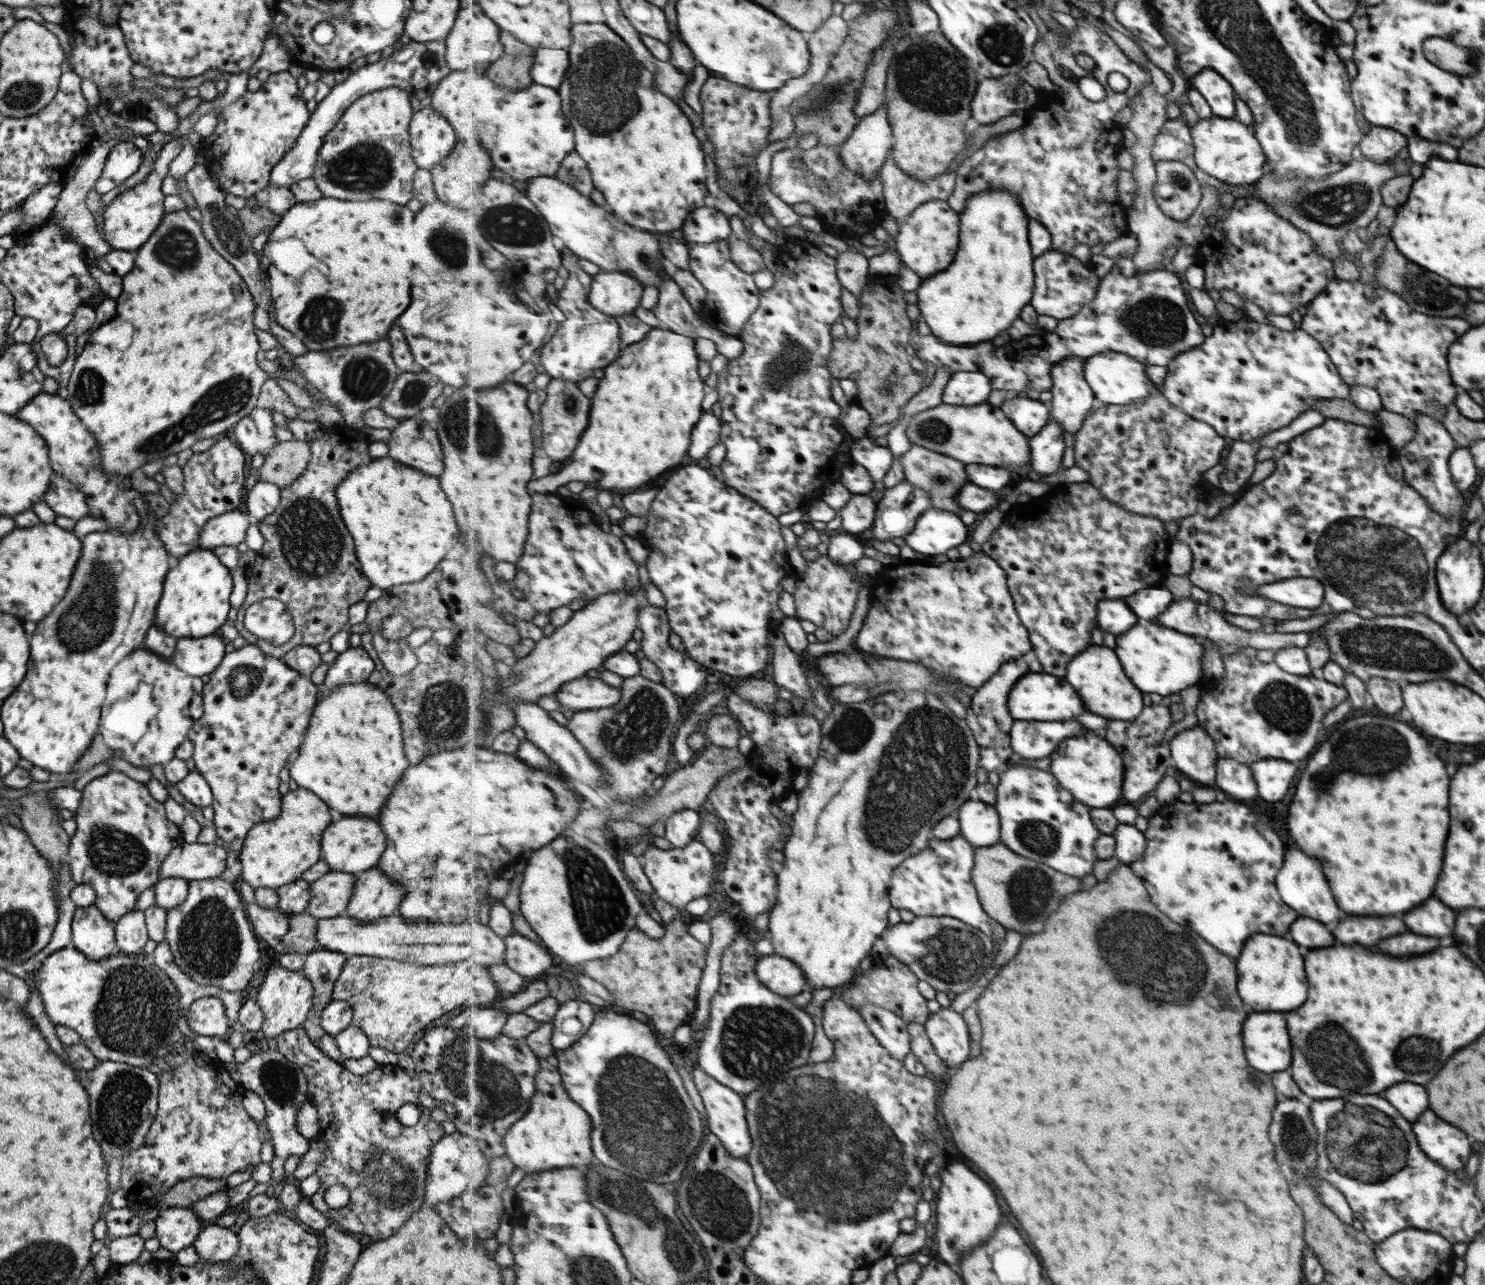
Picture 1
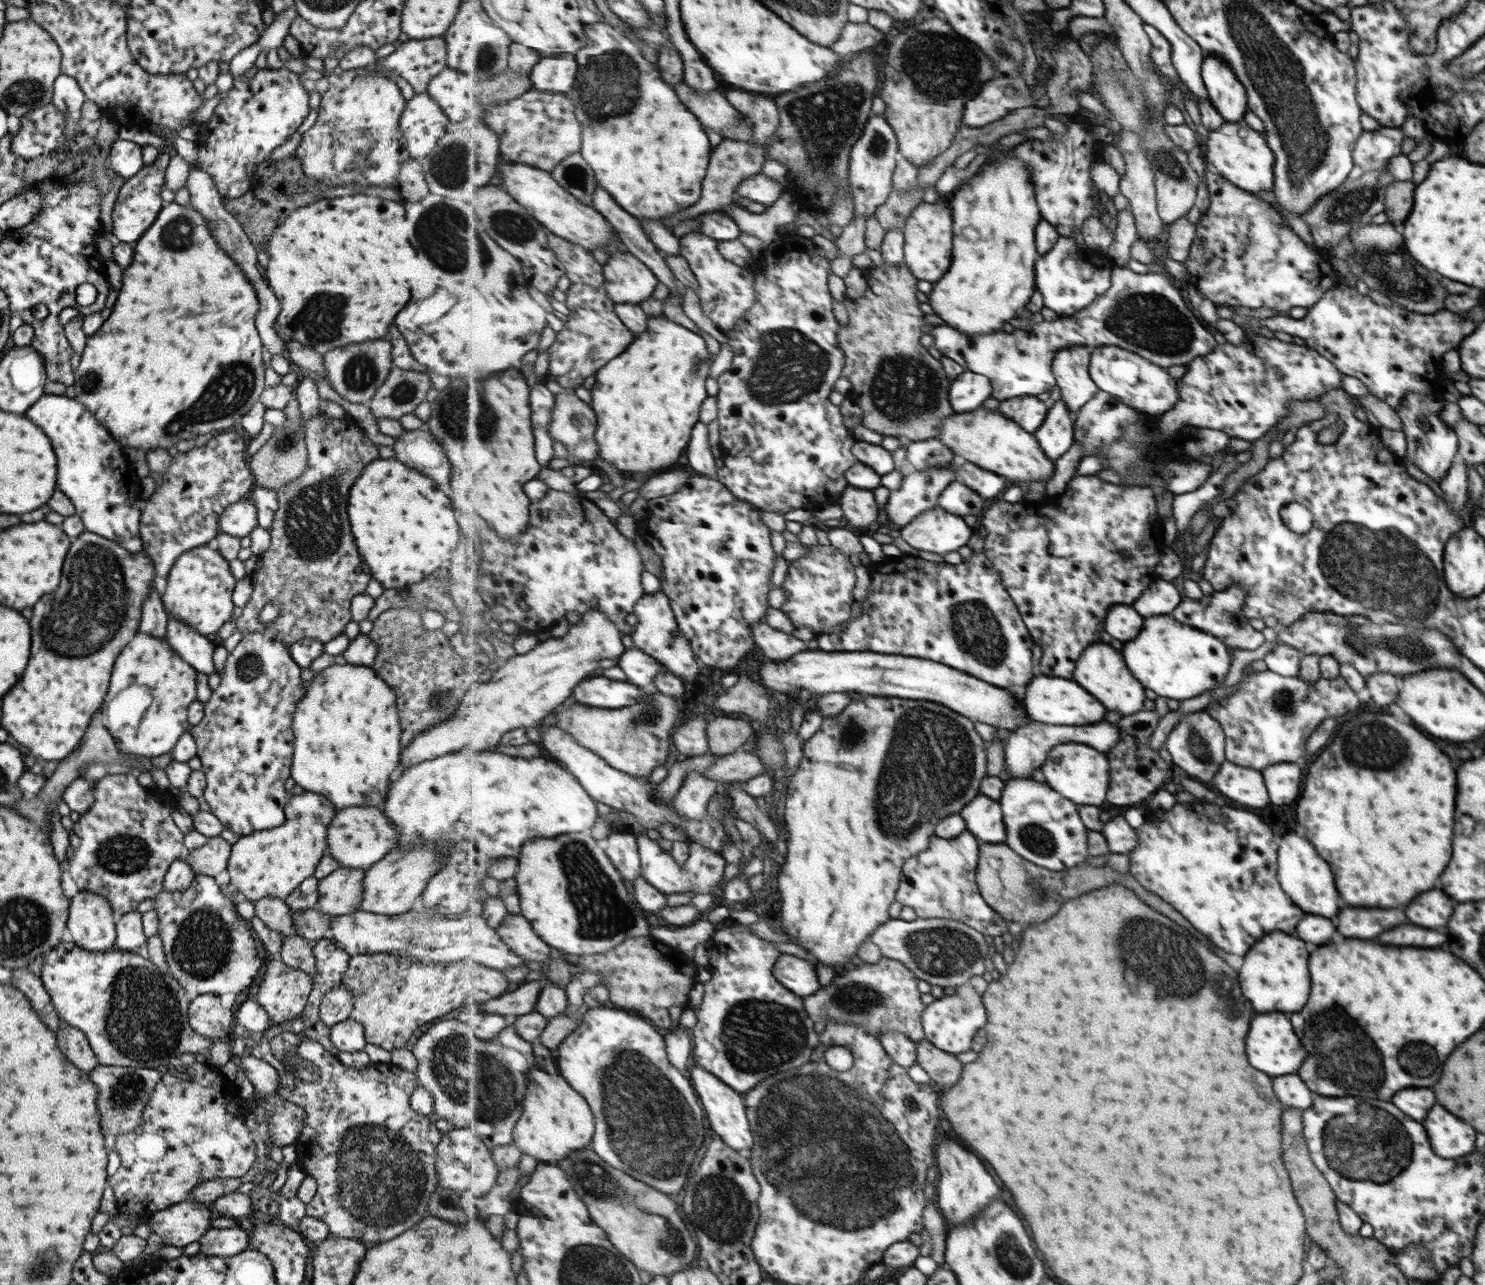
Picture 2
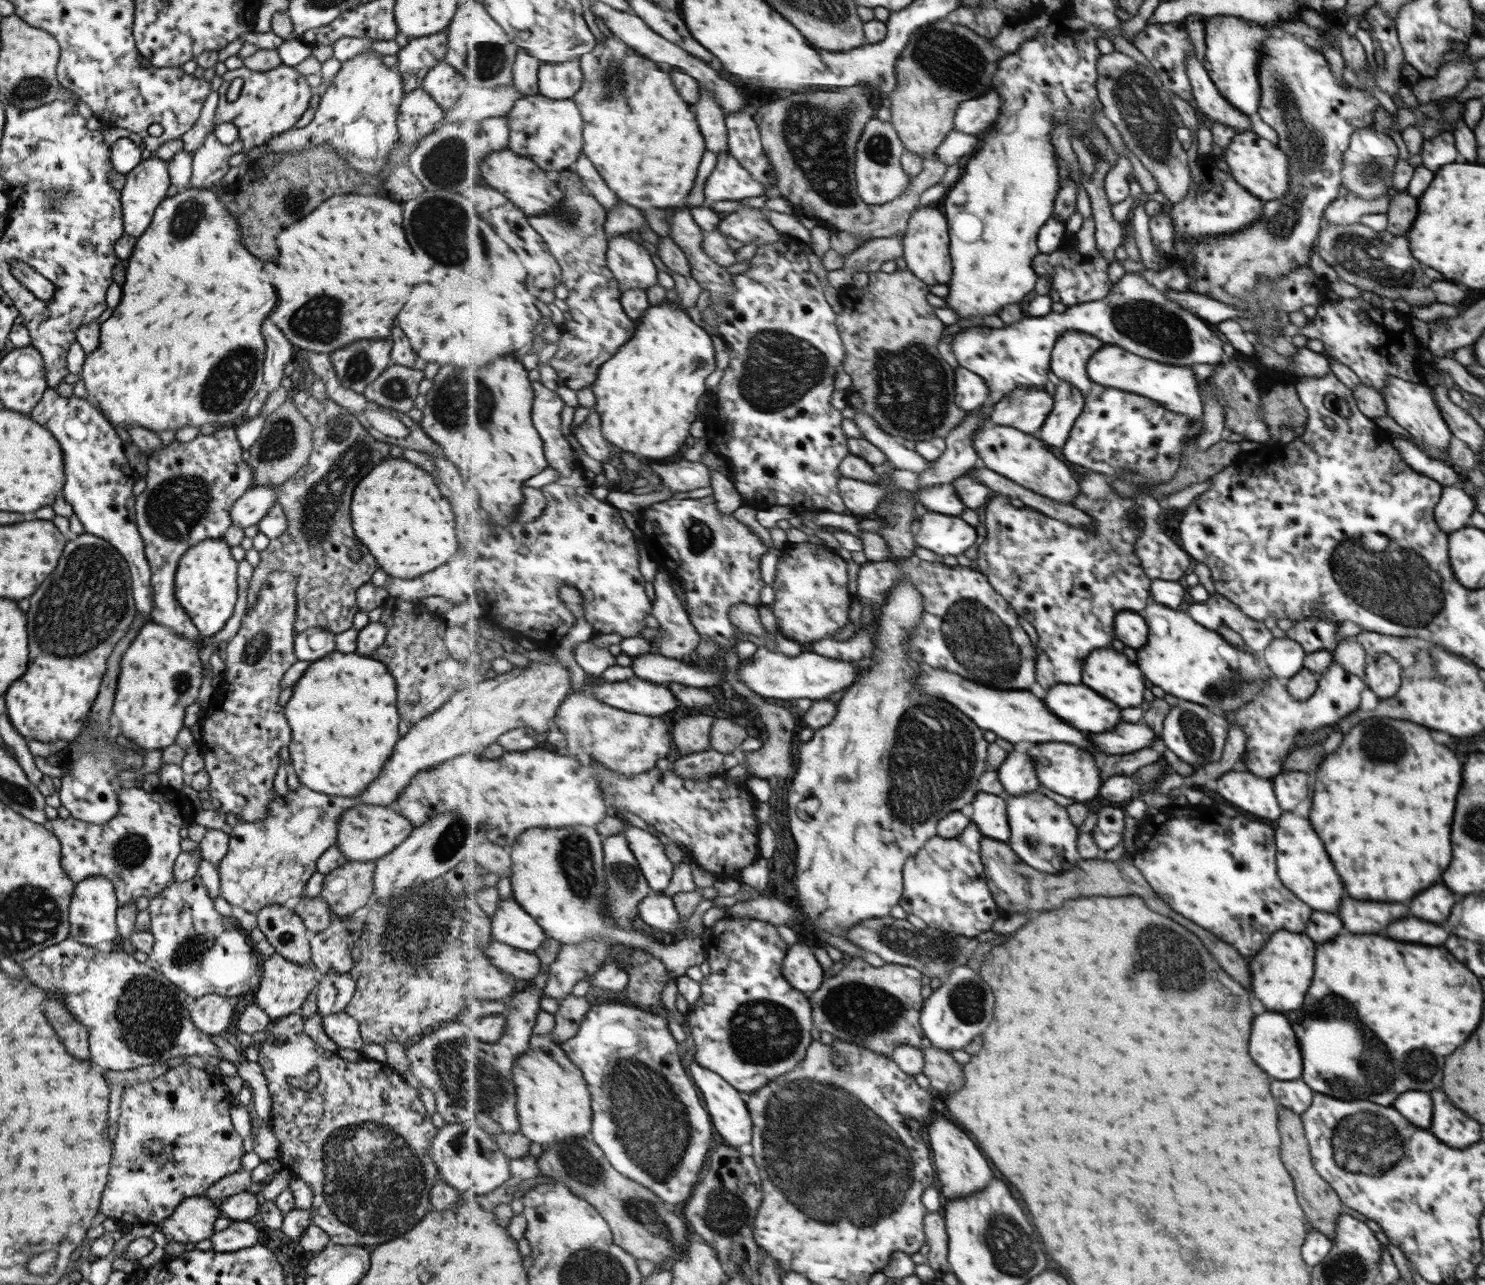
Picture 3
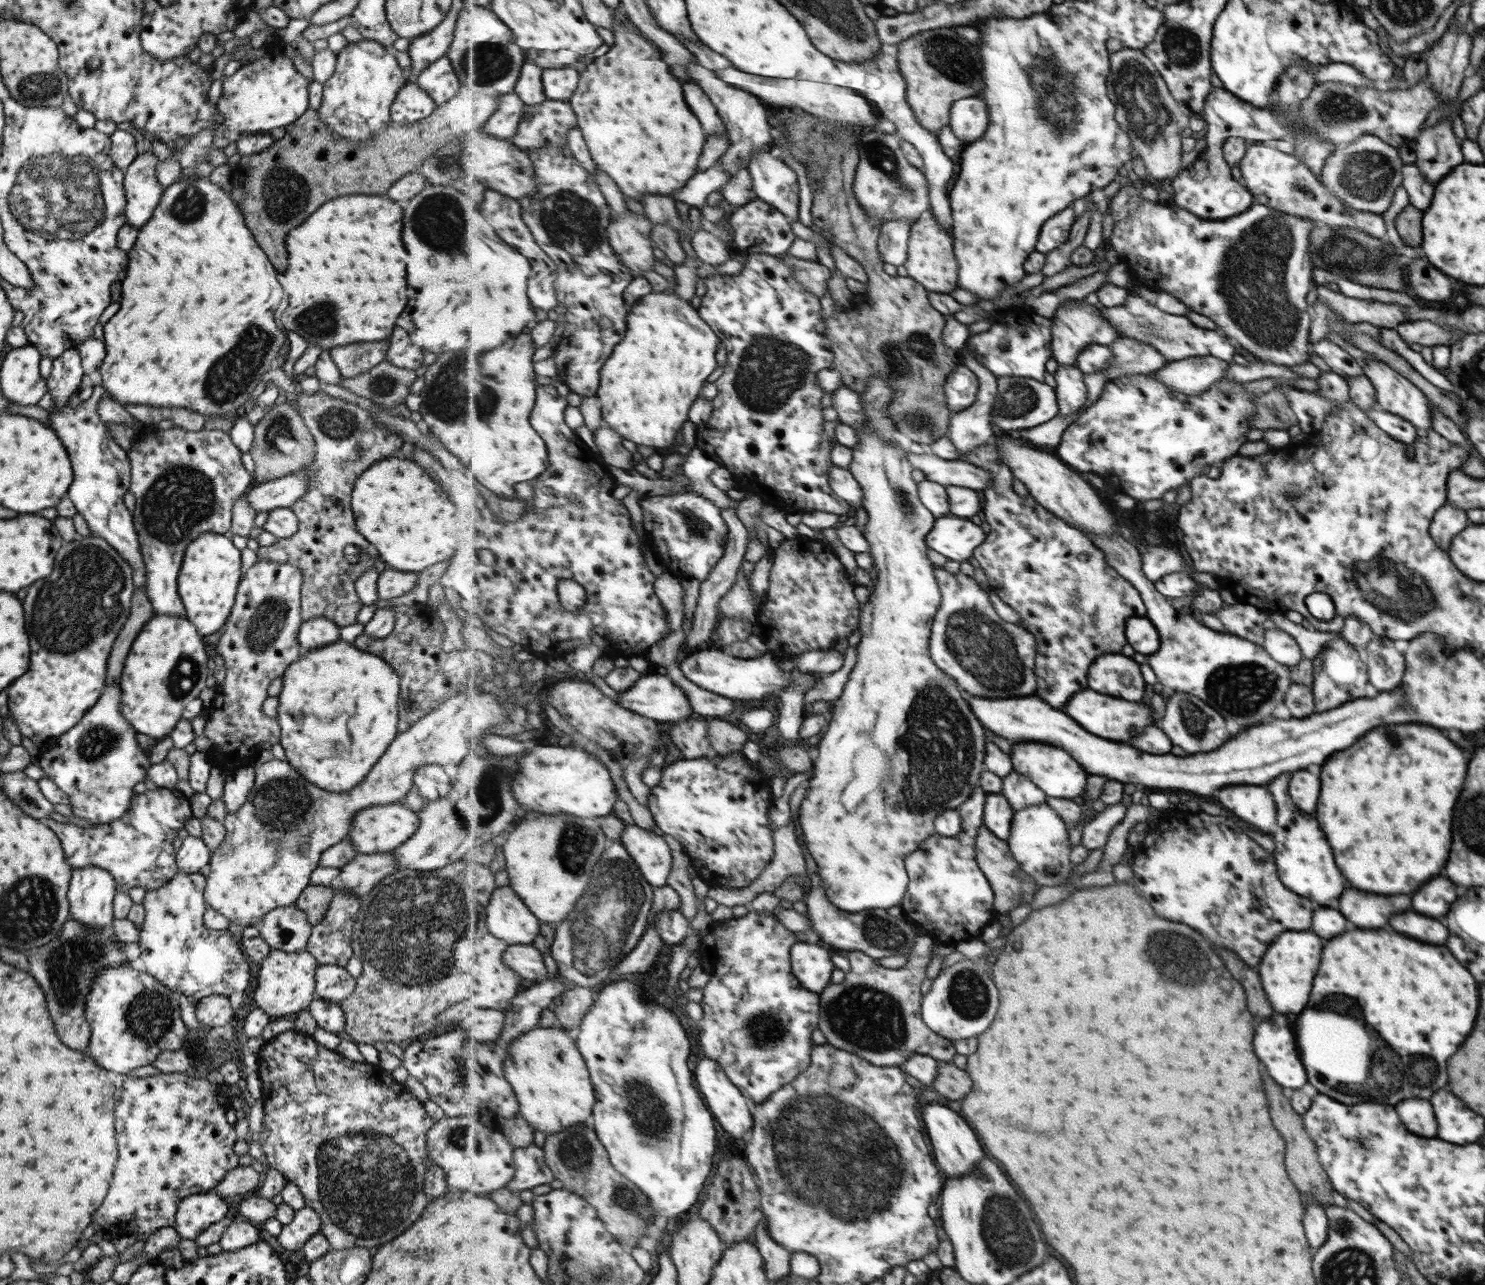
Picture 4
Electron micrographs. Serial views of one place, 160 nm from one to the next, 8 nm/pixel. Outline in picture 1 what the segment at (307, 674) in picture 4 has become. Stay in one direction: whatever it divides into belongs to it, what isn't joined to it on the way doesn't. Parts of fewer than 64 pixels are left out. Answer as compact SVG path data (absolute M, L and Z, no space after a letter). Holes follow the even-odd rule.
M367 681L332 688L327 696L313 705L301 744L288 768L288 775L299 788L311 790L329 808L345 816L377 814L379 808L385 804L389 792L393 790L397 778L407 768L407 760L401 750L401 728L397 716L389 697Z

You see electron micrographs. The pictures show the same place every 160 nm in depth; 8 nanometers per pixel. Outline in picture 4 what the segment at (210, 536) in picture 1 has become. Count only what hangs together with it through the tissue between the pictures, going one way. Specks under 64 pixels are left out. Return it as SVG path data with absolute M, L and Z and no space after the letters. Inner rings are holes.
M305 469L293 474L282 476L282 478L265 483L253 484L245 495L249 506L259 512L269 513L275 508L288 508L303 497L307 487L307 472Z

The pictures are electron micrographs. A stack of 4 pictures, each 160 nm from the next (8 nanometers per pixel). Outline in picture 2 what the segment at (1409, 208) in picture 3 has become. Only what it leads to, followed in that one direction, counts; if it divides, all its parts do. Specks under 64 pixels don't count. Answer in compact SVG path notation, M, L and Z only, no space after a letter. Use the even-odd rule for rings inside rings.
M1411 180L1393 181L1384 187L1384 213L1388 224L1397 228L1401 224L1409 210L1411 210L1411 196L1413 196L1413 184Z

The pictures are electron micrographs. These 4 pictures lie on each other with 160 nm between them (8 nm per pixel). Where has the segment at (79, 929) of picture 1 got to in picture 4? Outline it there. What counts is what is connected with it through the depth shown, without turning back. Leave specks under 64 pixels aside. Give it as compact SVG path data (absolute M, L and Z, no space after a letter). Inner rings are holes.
M81 867L70 871L66 897L69 918L107 933L112 921L114 878L99 867Z

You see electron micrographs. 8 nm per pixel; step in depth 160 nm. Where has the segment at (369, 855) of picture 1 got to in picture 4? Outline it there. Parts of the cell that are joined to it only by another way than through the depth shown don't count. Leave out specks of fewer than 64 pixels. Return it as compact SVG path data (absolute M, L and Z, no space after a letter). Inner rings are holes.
M401 801L371 806L354 814L347 839L352 842L351 846L353 850L356 850L356 854L386 853L405 842L417 830L419 823L416 813L408 809Z

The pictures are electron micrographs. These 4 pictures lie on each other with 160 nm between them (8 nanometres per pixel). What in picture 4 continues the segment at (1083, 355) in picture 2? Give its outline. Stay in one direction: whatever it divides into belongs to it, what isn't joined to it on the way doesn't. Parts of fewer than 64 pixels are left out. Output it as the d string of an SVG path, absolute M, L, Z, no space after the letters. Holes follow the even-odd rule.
M1084 299L1066 300L1057 309L1051 320L1051 350L1052 357L1059 365L1073 365L1078 361L1078 356L1092 344L1112 345L1119 339L1118 328L1104 317L1102 308L1087 304Z

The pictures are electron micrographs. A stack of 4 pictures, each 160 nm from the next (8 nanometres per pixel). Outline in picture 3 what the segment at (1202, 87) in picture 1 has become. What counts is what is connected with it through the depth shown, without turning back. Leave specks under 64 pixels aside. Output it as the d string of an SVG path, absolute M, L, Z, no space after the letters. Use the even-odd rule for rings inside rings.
M1216 15L1207 20L1209 22L1203 27L1206 44L1203 69L1213 80L1219 94L1227 99L1231 106L1249 116L1256 112L1261 104L1257 68L1261 59L1261 36L1265 37L1265 30L1251 26L1254 22L1244 21L1235 16Z

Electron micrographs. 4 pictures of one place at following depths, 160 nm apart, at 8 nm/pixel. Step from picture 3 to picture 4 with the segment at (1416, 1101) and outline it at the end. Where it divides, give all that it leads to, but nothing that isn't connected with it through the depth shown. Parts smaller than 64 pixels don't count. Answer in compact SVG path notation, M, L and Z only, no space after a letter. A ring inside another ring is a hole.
M1403 1100L1395 1106L1395 1110L1399 1110L1399 1118L1403 1118L1403 1122L1407 1122L1415 1134L1423 1134L1425 1138L1435 1136L1435 1118L1427 1100Z

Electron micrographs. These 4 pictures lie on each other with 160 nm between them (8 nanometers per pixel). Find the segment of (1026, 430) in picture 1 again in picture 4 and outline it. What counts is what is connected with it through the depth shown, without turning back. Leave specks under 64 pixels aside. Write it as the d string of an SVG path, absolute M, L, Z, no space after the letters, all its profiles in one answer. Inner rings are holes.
M1008 376L998 379L998 395L995 401L992 422L1006 431L1018 431L1041 426L1060 414L1056 387L1034 378Z

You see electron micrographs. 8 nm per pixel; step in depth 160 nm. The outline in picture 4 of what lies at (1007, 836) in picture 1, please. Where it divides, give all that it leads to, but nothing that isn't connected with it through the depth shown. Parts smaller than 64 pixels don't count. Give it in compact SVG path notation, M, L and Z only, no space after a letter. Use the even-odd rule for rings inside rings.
M1049 803L1017 810L1008 842L1022 869L1039 882L1040 886L1061 886L1070 877L1069 874L1073 870L1073 862L1070 859L1073 847L1069 844L1068 823Z

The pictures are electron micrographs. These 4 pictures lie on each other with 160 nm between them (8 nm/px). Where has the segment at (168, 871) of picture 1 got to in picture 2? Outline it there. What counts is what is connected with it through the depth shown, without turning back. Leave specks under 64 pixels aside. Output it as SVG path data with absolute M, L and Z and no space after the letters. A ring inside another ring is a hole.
M217 835L206 838L206 842L197 849L184 850L179 859L190 864L196 875L202 874L214 878L221 870L226 869L229 855L230 844Z

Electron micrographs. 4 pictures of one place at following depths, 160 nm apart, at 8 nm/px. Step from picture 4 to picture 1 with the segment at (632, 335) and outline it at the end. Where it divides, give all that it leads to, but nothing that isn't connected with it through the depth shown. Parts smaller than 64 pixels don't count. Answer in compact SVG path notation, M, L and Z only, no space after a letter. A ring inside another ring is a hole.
M664 327L652 328L645 340L623 347L617 360L603 371L604 375L591 398L590 423L583 440L580 440L572 458L561 464L559 474L531 482L531 493L554 494L557 488L568 486L574 481L589 482L589 486L595 482L605 490L635 490L643 488L663 474L668 476L673 472L669 466L683 462L687 456L687 450L691 446L691 432L705 413L702 402L708 391L700 375L695 339Z

